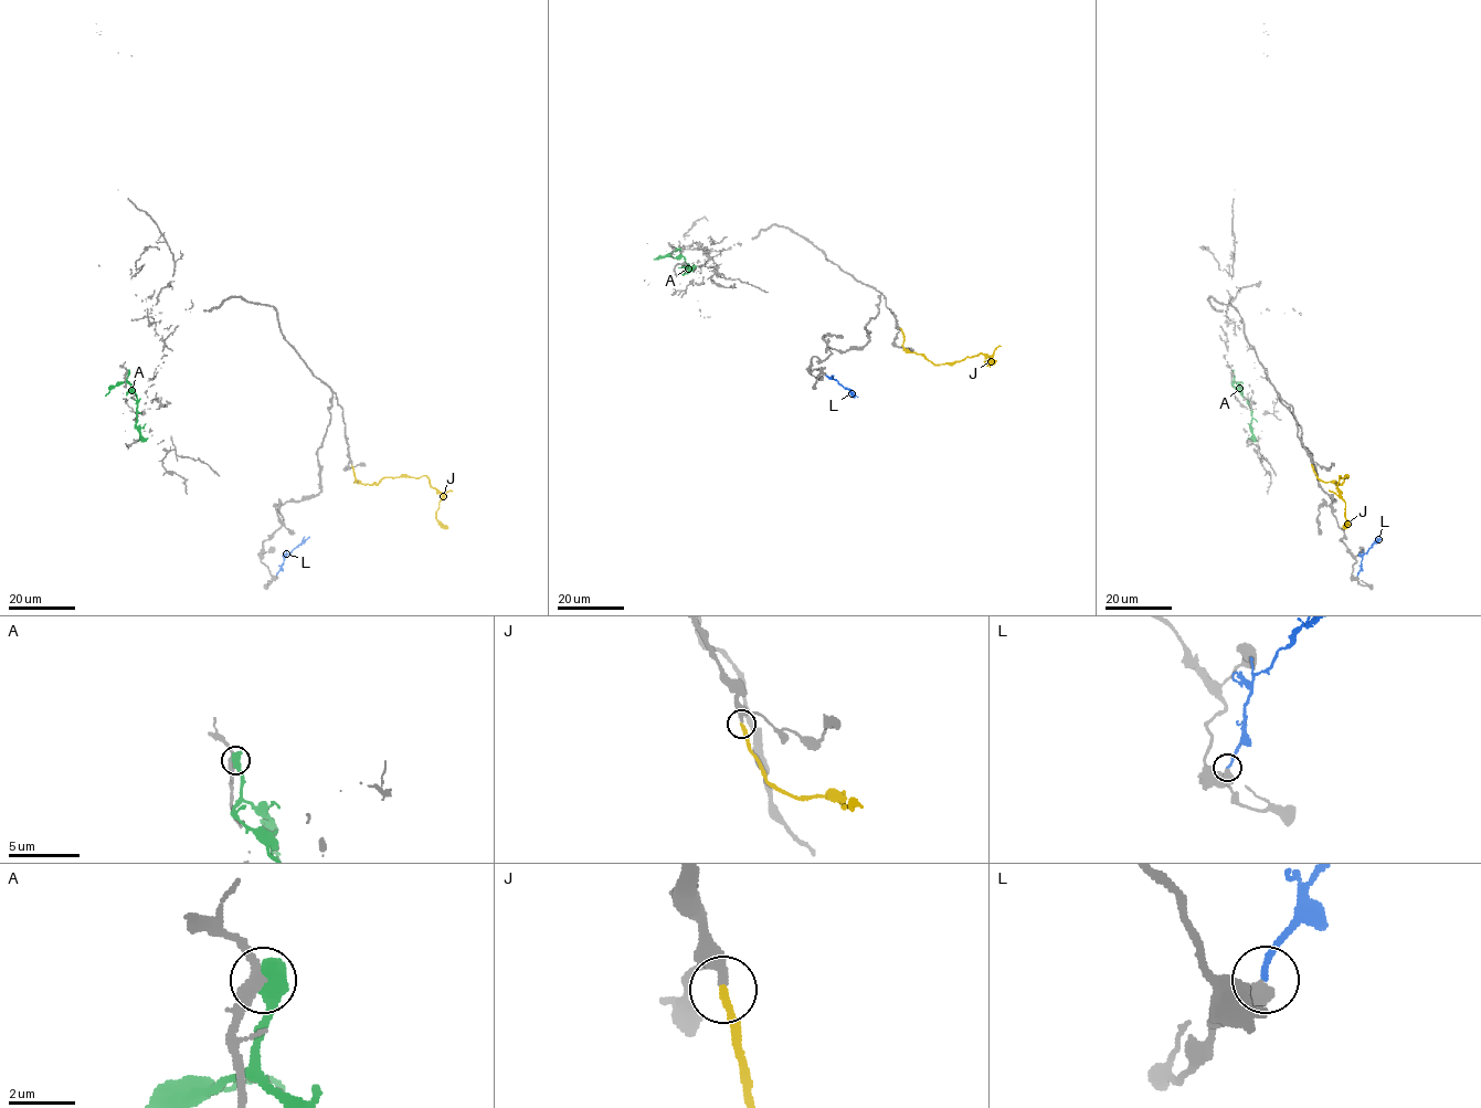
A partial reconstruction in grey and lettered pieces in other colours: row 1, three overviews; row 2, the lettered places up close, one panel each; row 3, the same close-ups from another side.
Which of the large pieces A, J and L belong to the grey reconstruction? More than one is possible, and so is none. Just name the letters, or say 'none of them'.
J

